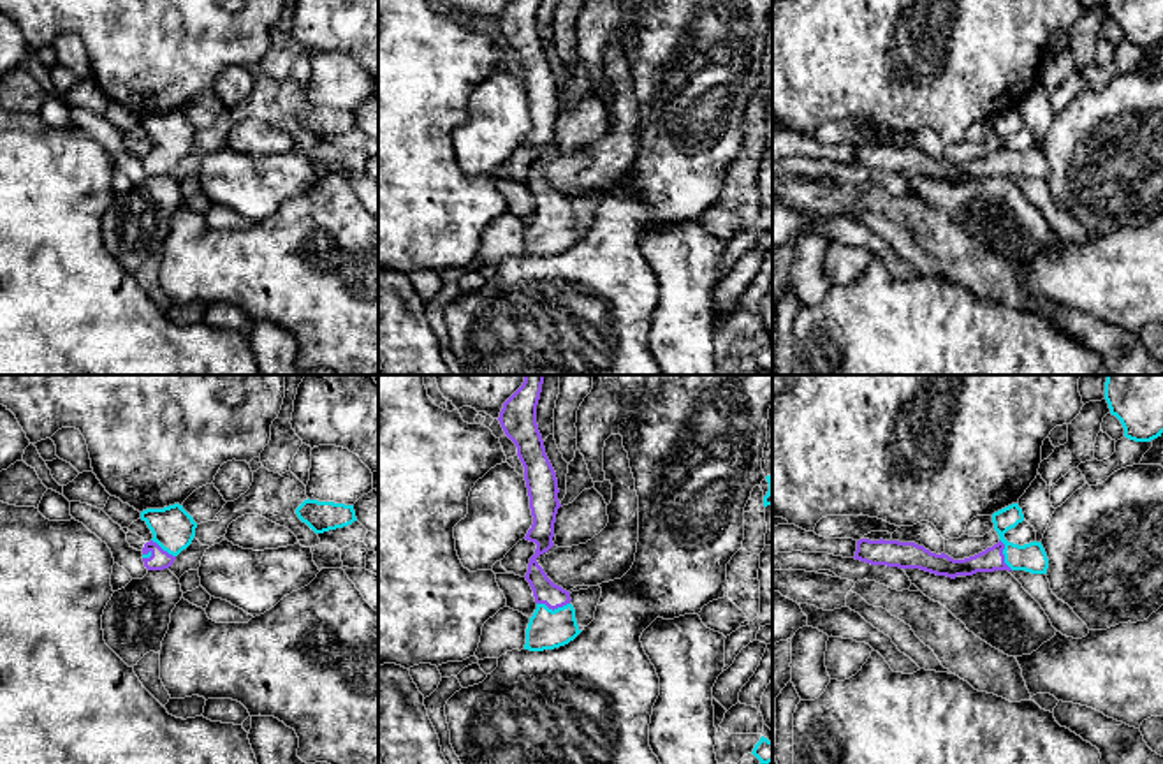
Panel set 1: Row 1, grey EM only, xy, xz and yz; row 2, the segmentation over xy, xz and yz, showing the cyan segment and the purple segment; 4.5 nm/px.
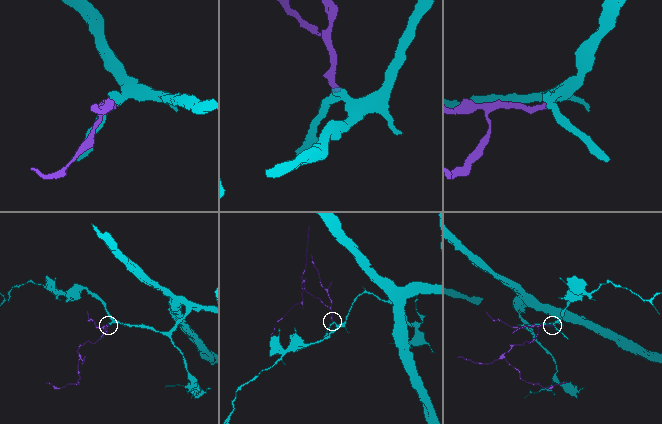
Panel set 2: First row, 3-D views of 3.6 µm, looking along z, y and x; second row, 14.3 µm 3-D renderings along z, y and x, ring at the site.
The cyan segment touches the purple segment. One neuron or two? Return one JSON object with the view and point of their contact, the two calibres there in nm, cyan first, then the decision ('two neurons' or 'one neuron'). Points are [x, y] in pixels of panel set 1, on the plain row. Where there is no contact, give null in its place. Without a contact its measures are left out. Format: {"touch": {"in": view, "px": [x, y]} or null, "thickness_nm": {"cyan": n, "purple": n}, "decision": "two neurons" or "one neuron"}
{"touch": {"in": "xz", "px": [551, 215]}, "thickness_nm": {"cyan": 180, "purple": 110}, "decision": "one neuron"}

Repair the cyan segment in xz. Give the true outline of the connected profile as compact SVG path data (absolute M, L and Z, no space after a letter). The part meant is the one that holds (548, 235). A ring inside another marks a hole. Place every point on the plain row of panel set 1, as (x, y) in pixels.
M512 0L503 9L498 23L505 40L516 49L517 62L524 72L533 121L533 130L524 143L537 150L524 181L537 208L537 215L526 234L524 255L530 257L565 252L582 238L575 225L575 215L570 209L570 197L554 190L537 167L540 160L554 151L554 129L561 113L556 77L545 60L537 30L538 5L540 0Z

